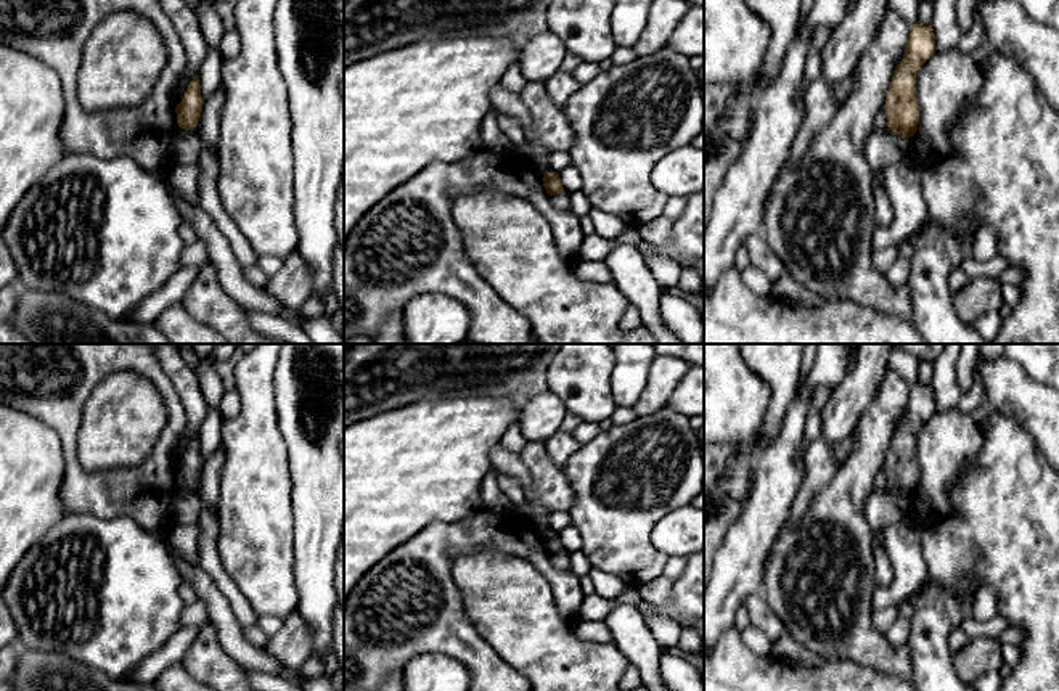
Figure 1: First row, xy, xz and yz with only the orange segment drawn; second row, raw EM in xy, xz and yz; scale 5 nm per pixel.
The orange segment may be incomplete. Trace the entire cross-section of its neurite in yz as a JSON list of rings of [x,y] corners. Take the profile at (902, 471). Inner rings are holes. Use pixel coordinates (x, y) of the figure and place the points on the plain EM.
[[[916,381],[910,386],[902,423],[895,427],[885,455],[885,477],[889,490],[903,500],[913,497],[919,484],[919,466],[914,448],[921,426],[935,413],[935,397],[932,384]]]

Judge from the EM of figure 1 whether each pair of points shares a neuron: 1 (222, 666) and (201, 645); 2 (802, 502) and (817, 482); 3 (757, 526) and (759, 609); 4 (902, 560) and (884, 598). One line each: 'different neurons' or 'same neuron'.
1: same neuron
2: same neuron
3: different neurons
4: same neuron

